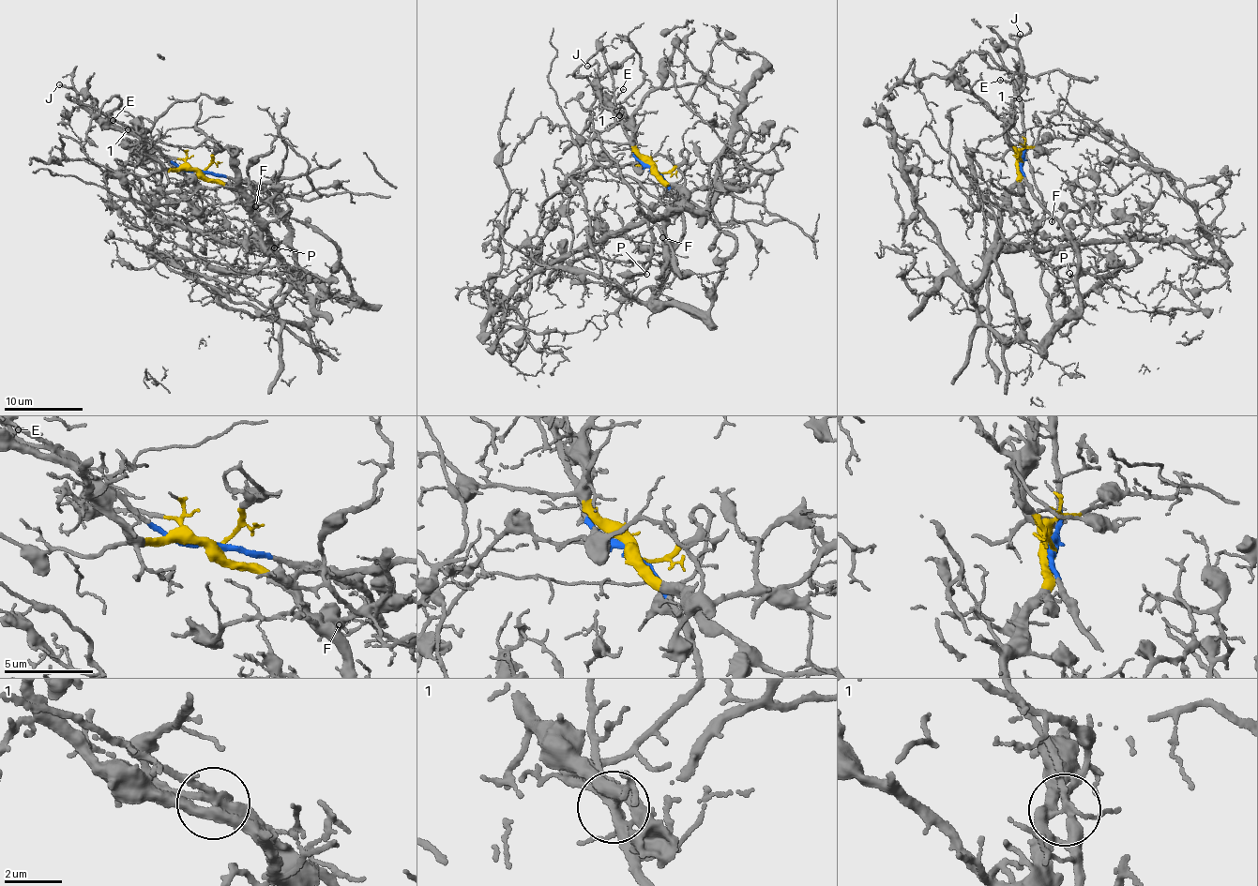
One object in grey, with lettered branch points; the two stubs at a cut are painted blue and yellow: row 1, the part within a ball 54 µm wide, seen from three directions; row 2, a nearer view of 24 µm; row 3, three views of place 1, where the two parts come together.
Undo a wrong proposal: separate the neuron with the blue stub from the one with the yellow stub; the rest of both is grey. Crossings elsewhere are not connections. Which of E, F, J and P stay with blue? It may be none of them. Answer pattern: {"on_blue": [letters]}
{"on_blue": ["E", "F"]}

